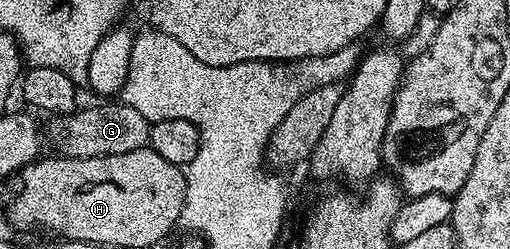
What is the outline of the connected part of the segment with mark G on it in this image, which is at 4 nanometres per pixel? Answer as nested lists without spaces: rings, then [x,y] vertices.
[[[101,102],[98,108],[78,107],[70,116],[59,116],[50,119],[49,140],[53,143],[53,152],[58,156],[71,158],[95,158],[96,156],[110,156],[111,154],[127,154],[131,150],[139,150],[149,143],[149,121],[131,106],[120,102]]]

